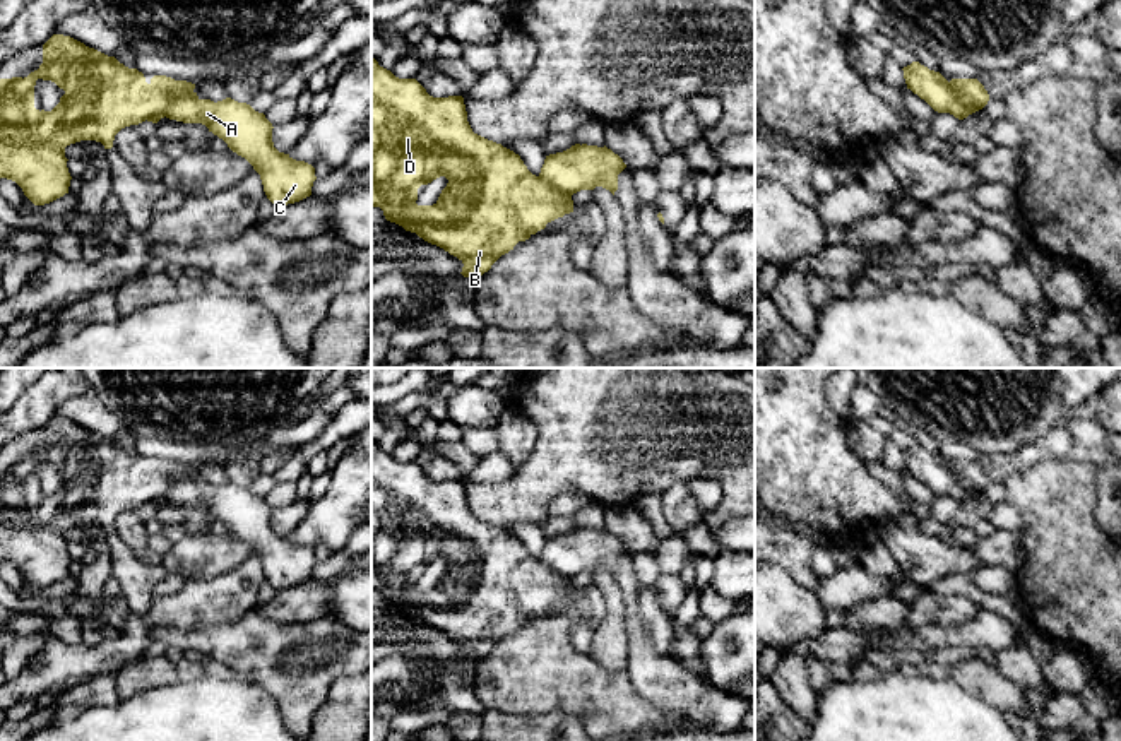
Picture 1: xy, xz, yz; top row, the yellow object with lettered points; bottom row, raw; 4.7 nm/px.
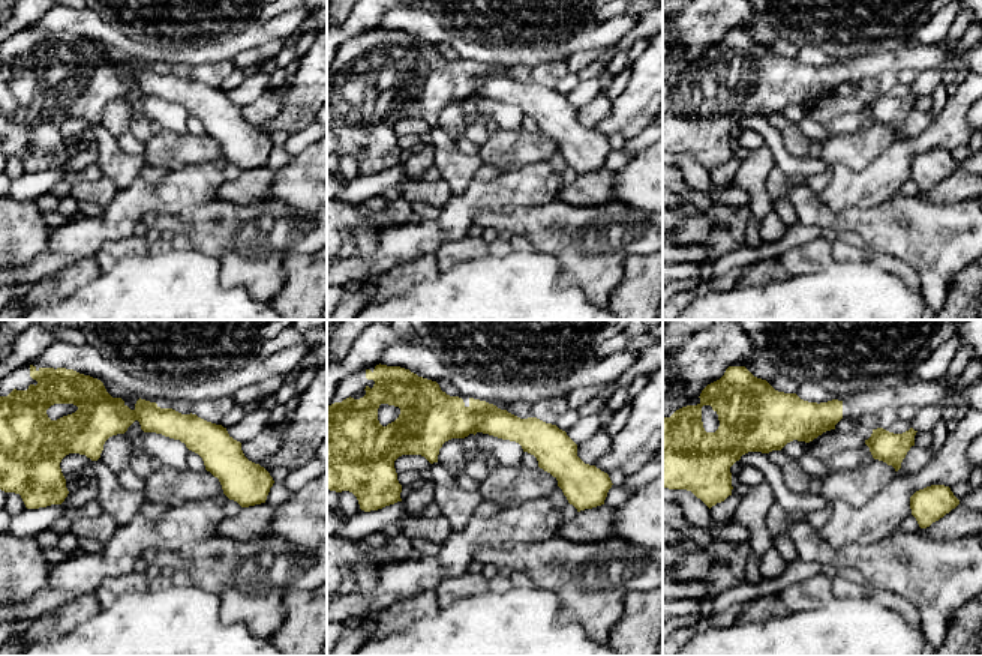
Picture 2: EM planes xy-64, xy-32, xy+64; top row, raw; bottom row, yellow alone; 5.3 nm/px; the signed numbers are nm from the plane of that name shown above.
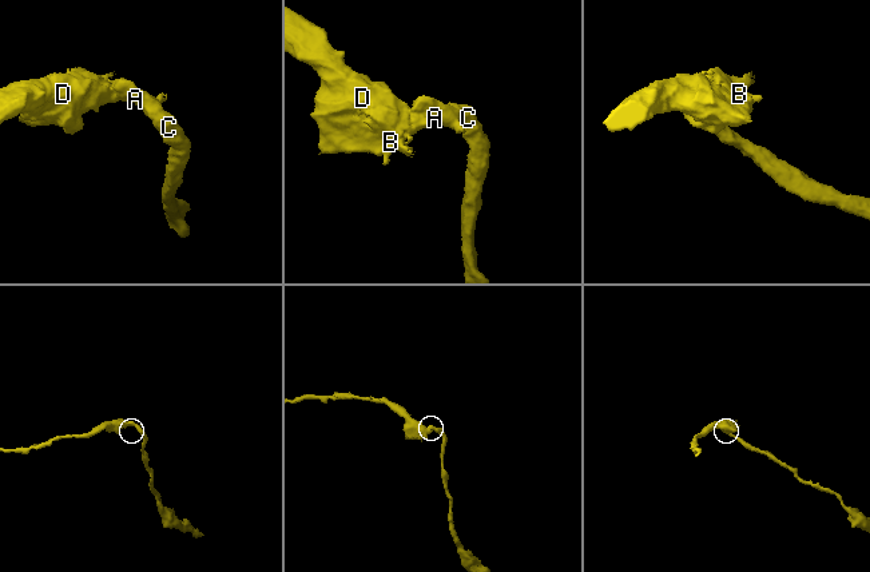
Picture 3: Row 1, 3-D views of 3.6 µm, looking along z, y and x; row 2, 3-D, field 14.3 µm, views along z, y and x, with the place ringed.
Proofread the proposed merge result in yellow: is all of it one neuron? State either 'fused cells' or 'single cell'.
fused cells

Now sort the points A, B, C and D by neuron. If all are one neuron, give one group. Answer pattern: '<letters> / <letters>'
A C / B D

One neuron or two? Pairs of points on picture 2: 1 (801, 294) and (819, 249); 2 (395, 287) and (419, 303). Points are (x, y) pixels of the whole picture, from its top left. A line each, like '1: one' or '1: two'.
1: two
2: two

